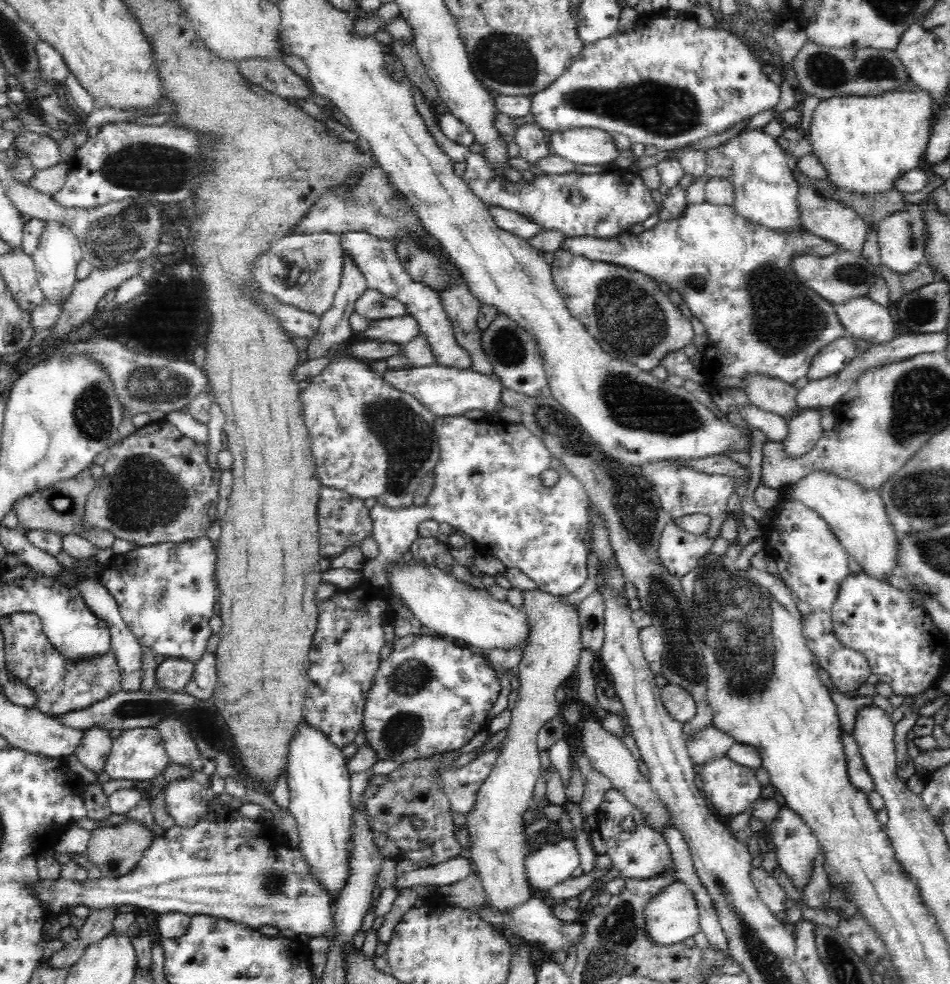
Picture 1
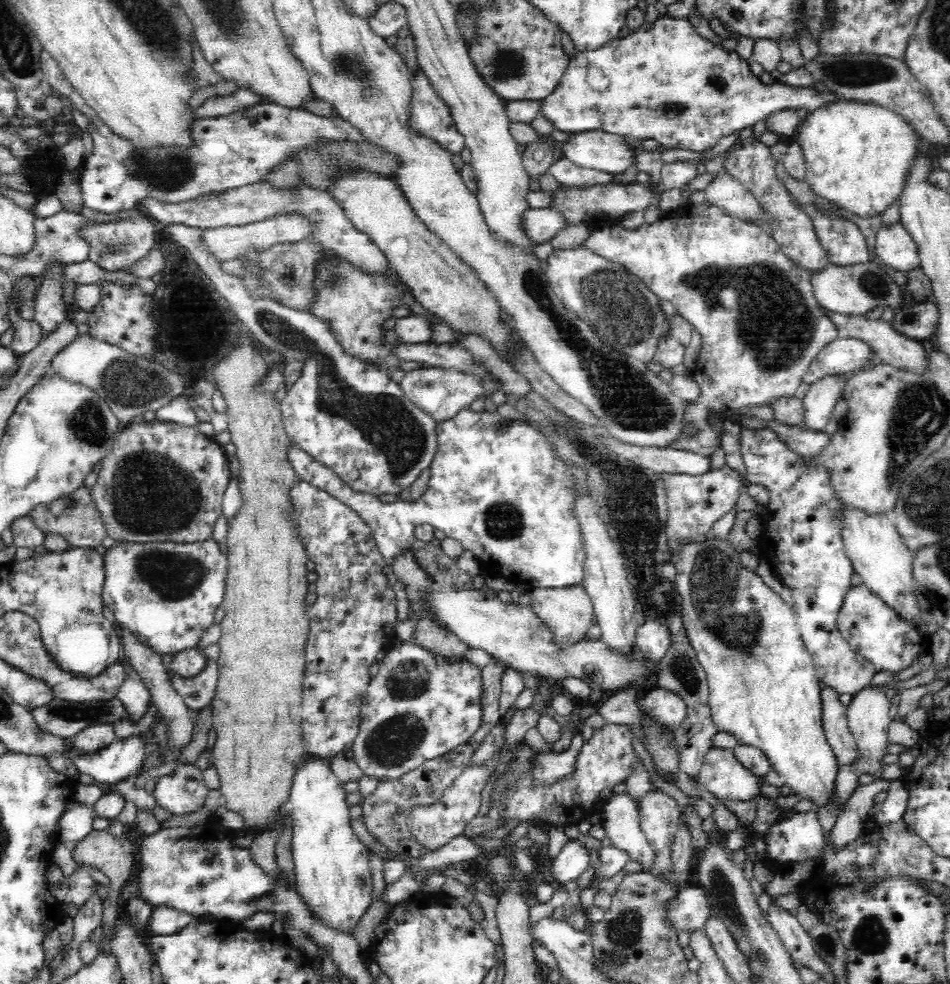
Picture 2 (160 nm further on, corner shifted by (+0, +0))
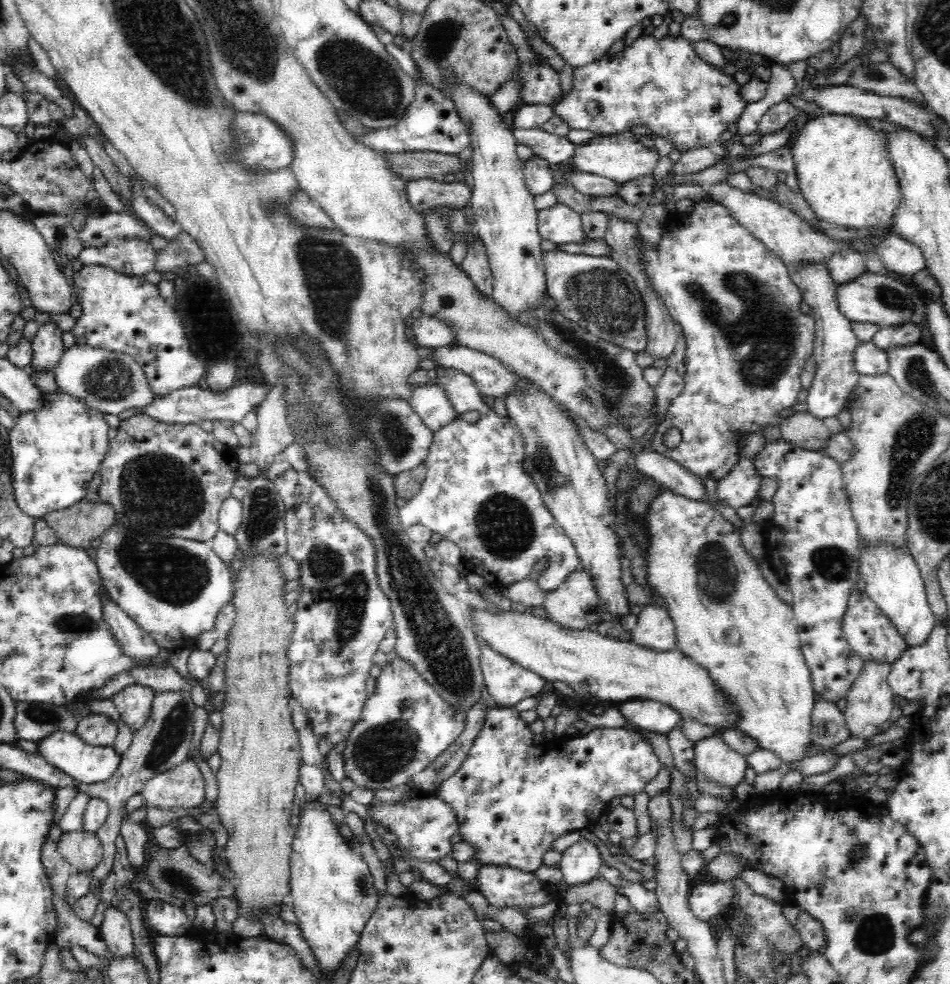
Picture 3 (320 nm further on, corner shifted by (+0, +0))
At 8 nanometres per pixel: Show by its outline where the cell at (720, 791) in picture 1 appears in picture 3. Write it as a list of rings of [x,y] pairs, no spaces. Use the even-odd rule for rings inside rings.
[[[718,732],[694,743],[693,757],[698,771],[712,783],[726,785],[734,790],[744,780],[747,766],[745,758],[730,749]]]

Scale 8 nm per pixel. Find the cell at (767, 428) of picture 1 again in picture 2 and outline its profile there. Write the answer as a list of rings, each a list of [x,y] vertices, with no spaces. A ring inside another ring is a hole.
[[[775,419],[769,421],[769,429],[778,433],[779,439],[788,445],[790,450],[804,456],[815,456],[824,450],[832,435],[825,431],[802,429],[798,426],[788,426],[778,423]]]

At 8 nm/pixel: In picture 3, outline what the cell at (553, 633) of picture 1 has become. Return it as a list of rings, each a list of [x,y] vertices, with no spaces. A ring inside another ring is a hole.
[[[580,567],[572,570],[556,590],[546,594],[543,608],[552,622],[570,630],[593,628],[609,612],[593,580]]]

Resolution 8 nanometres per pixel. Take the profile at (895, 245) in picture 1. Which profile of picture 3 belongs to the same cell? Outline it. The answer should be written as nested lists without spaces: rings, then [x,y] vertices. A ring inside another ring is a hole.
[[[888,235],[879,242],[876,251],[886,271],[911,278],[926,269],[923,252],[900,235]]]

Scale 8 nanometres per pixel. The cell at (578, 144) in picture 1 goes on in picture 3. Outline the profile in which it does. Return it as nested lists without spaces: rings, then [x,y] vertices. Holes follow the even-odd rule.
[[[623,134],[597,137],[575,148],[570,166],[578,171],[609,178],[623,185],[625,182],[652,174],[661,156],[654,145],[647,147]]]

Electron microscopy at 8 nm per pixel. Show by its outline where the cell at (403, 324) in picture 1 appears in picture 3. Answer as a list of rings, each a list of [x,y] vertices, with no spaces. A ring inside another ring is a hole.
[[[422,315],[420,320],[411,321],[411,340],[420,349],[442,348],[455,341],[450,327],[438,317]]]

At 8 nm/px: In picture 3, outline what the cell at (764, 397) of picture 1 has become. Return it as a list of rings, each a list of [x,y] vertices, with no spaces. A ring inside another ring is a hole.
[[[796,413],[781,422],[781,438],[794,445],[827,455],[823,452],[832,434],[826,425],[810,413]]]

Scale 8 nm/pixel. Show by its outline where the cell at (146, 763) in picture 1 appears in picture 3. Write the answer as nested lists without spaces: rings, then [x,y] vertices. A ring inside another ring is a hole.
[[[56,730],[56,732],[48,734],[46,739],[40,740],[40,743],[36,744],[38,748],[36,754],[44,758],[44,761],[51,766],[71,777],[76,781],[76,784],[90,785],[105,782],[113,776],[121,762],[121,756],[114,751],[114,748],[111,748],[111,746],[88,745],[76,732]]]

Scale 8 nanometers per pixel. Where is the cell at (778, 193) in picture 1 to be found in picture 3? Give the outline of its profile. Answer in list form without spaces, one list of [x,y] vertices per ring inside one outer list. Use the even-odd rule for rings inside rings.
[[[816,263],[816,266],[791,267],[789,272],[790,279],[801,291],[803,300],[812,310],[812,318],[816,325],[812,352],[816,372],[808,389],[805,404],[810,414],[822,421],[828,416],[838,415],[845,408],[847,397],[858,382],[861,374],[856,371],[854,351],[860,343],[853,332],[852,323],[840,312],[836,300],[836,285],[828,267],[824,263]]]

